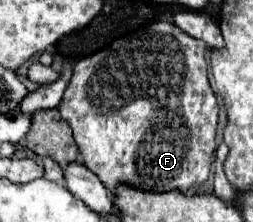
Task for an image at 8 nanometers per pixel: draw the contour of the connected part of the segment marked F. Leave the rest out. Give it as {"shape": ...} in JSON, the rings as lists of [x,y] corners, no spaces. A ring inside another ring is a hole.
{"shape":[[[158,20],[158,22],[152,22],[150,26],[130,34],[130,36],[124,36],[124,38],[118,38],[114,40],[108,48],[92,54],[92,56],[86,56],[82,58],[80,62],[74,64],[74,74],[72,74],[72,80],[62,96],[62,102],[58,104],[58,110],[60,110],[60,116],[70,124],[74,136],[76,136],[76,146],[78,146],[78,152],[82,154],[82,162],[88,170],[92,170],[100,180],[102,184],[112,192],[114,186],[118,182],[128,182],[136,188],[142,188],[142,190],[154,190],[154,192],[162,192],[162,190],[190,190],[192,186],[200,186],[208,180],[210,176],[210,164],[212,164],[212,156],[214,156],[214,150],[216,150],[216,142],[214,142],[214,136],[216,136],[216,124],[218,124],[218,102],[216,102],[216,96],[214,92],[210,90],[210,84],[208,84],[208,74],[206,74],[206,44],[202,40],[194,40],[192,36],[188,36],[186,32],[182,32],[176,24],[172,22],[166,22],[166,20]]]}

